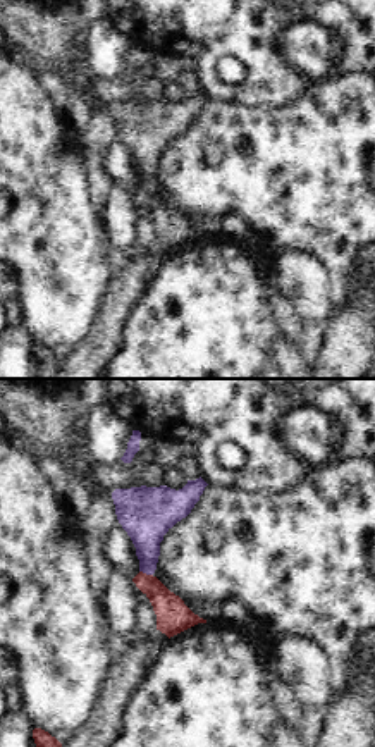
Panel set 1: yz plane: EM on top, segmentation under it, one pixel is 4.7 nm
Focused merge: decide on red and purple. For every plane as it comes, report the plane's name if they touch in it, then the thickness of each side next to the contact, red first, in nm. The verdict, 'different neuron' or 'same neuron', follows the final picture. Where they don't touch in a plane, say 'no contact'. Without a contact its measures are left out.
yz | 160/220 nm

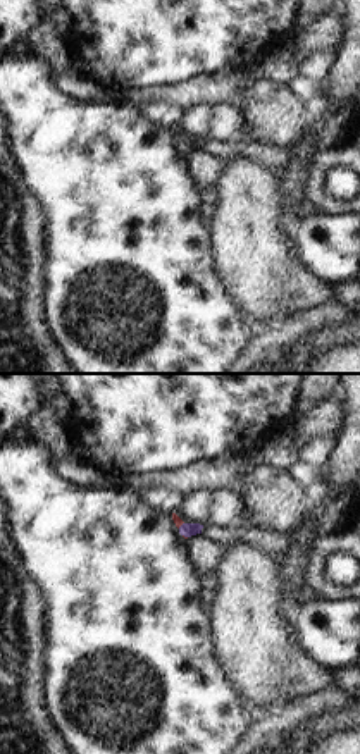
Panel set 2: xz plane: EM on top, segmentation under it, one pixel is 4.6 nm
xz | 40/60 nm

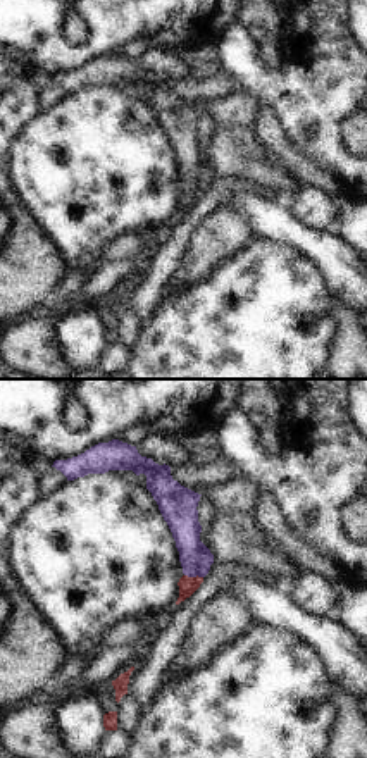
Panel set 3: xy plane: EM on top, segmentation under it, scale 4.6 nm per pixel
xy | 80/150 nm

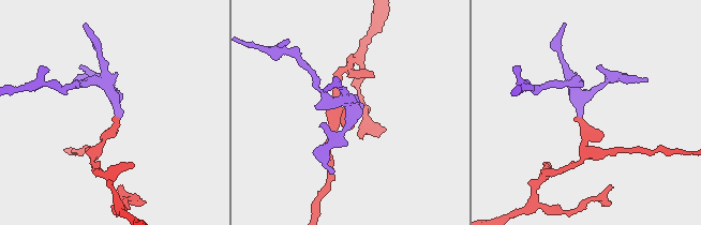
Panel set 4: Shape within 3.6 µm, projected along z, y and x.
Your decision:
same neuron

